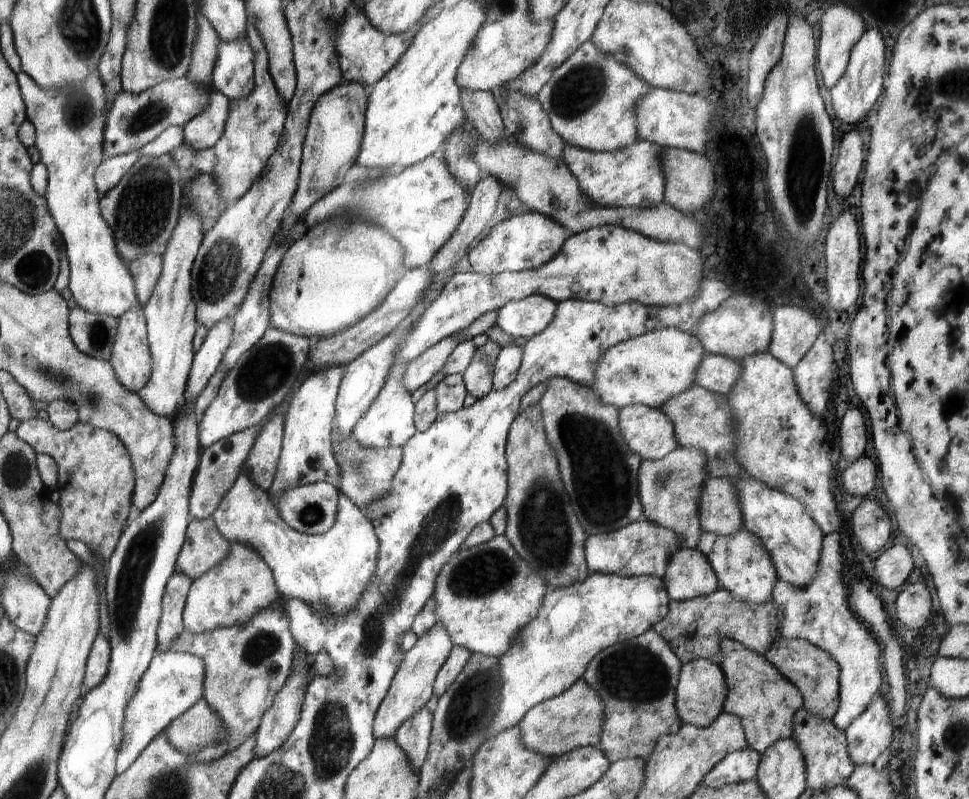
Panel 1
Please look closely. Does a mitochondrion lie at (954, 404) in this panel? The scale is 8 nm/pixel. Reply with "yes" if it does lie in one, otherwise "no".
no

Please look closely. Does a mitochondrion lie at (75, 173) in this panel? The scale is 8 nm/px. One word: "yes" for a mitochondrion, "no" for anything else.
no

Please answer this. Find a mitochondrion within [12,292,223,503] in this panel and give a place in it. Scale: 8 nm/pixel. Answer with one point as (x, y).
(60, 377)

